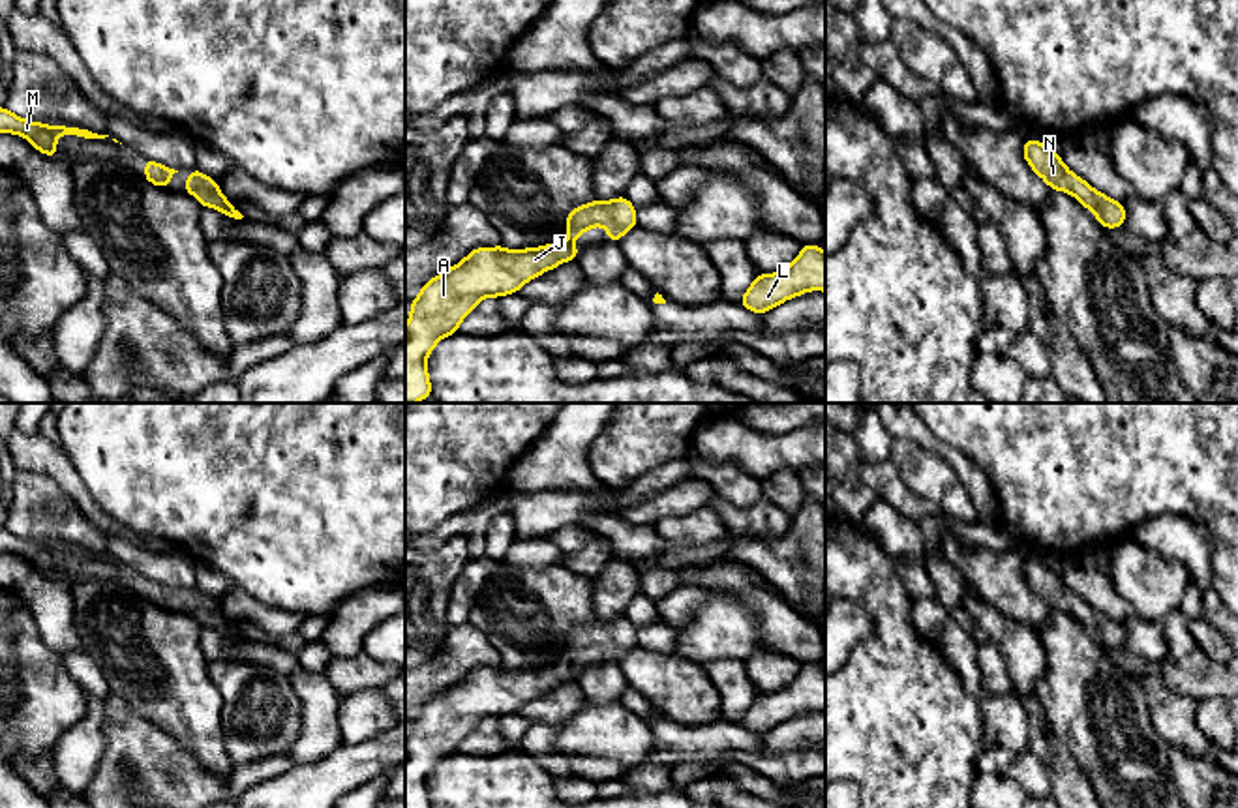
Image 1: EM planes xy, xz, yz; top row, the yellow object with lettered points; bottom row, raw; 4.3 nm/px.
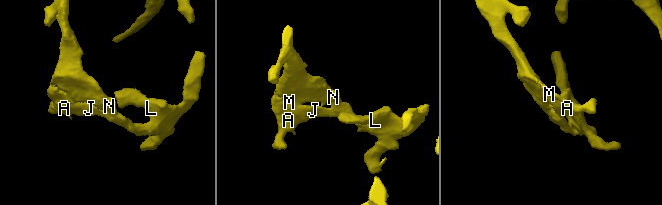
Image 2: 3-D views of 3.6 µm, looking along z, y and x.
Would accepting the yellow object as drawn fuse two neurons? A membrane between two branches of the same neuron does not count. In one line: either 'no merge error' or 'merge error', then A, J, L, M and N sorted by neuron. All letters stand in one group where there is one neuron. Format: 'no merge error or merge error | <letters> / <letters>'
no merge error | A J L M N

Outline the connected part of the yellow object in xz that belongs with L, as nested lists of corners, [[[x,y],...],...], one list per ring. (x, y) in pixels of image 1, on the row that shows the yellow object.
[[[805,244],[801,253],[777,274],[756,274],[739,304],[763,315],[810,291],[825,292],[825,251],[818,244]]]

